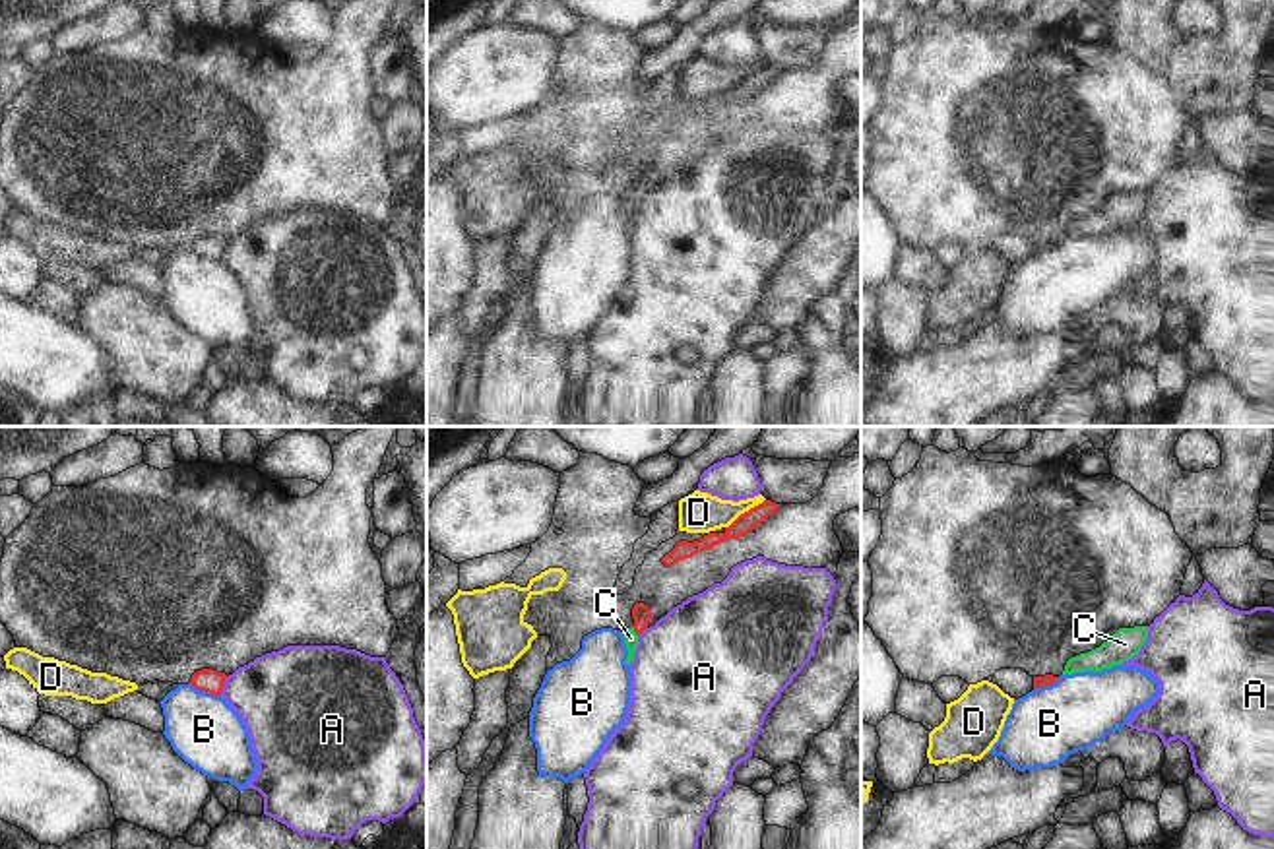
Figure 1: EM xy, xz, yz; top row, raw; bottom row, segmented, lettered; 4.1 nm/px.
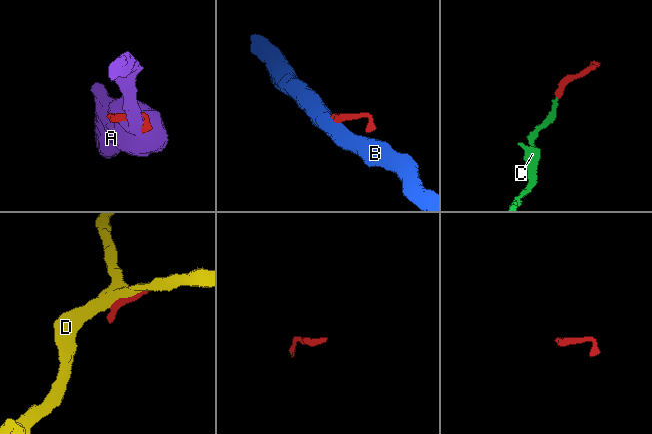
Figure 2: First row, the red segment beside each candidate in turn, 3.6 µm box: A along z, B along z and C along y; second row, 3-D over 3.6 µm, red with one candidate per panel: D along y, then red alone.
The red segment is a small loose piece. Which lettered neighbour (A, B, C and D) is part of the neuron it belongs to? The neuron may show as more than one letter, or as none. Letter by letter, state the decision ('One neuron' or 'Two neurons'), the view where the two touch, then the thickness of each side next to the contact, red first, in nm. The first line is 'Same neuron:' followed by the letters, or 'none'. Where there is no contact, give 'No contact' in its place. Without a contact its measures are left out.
Same neuron: C
A: Two neurons. Touches red in xy. Thickness 100 nm (red) against 380 nm
B: Two neurons. Touches red in xy. Thickness 100 nm (red) against 300 nm
C: One neuron. Touches red in xz. Thickness 80 nm (red) against 60 nm
D: Two neurons. Touches red in xz. Thickness 80 nm (red) against 170 nm.

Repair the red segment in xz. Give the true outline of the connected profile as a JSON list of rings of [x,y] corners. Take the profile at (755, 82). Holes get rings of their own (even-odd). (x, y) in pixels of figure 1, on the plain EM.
[[[764,66],[762,70],[741,79],[723,99],[708,99],[700,107],[679,107],[675,114],[661,124],[665,132],[675,132],[679,126],[692,124],[694,120],[708,116],[723,107],[739,105],[758,93],[768,81],[778,78],[780,70]]]

